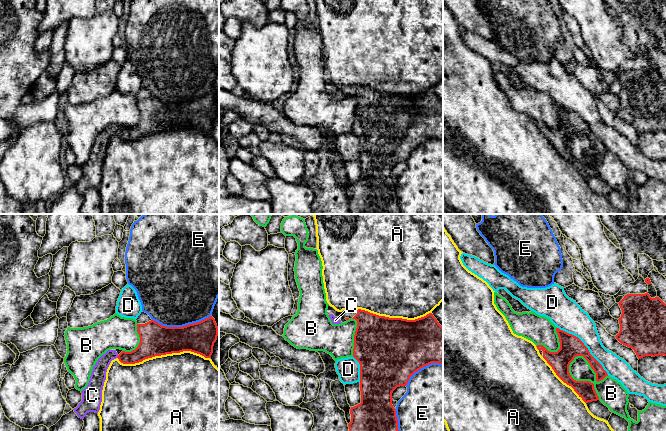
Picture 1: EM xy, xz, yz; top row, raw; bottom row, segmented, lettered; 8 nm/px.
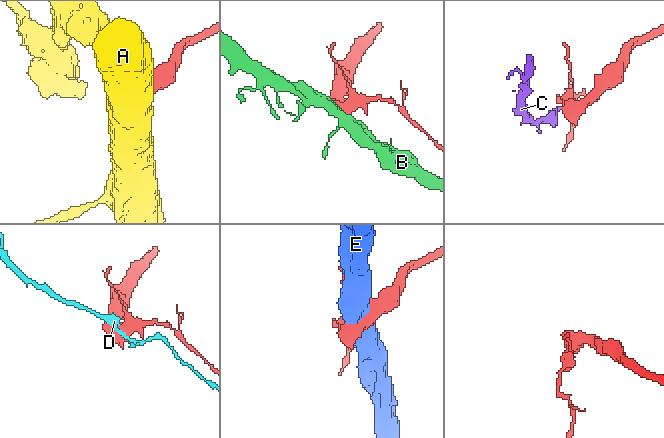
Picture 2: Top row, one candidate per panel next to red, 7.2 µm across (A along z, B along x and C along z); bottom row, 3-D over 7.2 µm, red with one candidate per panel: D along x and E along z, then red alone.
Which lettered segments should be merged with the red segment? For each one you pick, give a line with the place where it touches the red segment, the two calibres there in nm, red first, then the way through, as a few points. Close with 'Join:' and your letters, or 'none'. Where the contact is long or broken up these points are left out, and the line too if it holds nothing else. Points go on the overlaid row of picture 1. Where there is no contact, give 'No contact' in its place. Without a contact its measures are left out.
C: Touches red at xy (118, 356). Thickness 160 nm (red) against 130 nm
Join: C

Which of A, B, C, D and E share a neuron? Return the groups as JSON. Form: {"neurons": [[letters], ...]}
{"neurons": [["A"], ["B"], ["C"], ["D"], ["E"]]}

